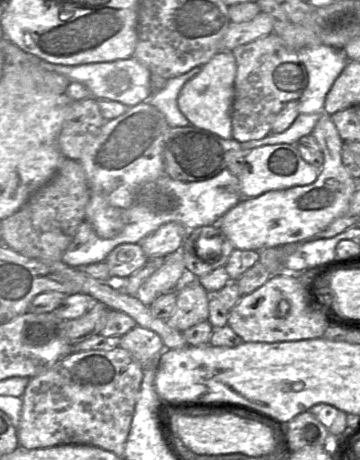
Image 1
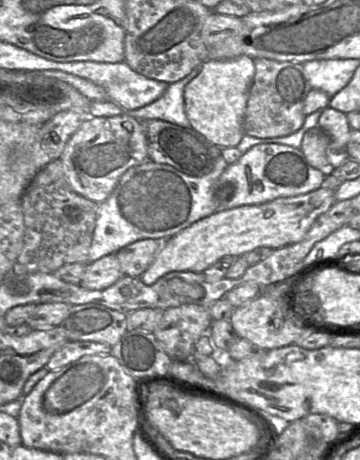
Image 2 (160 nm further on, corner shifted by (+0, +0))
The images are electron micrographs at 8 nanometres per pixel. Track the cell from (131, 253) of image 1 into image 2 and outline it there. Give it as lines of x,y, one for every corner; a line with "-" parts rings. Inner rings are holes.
109,254
86,265
80,286
89,290
103,290
123,277
116,254

